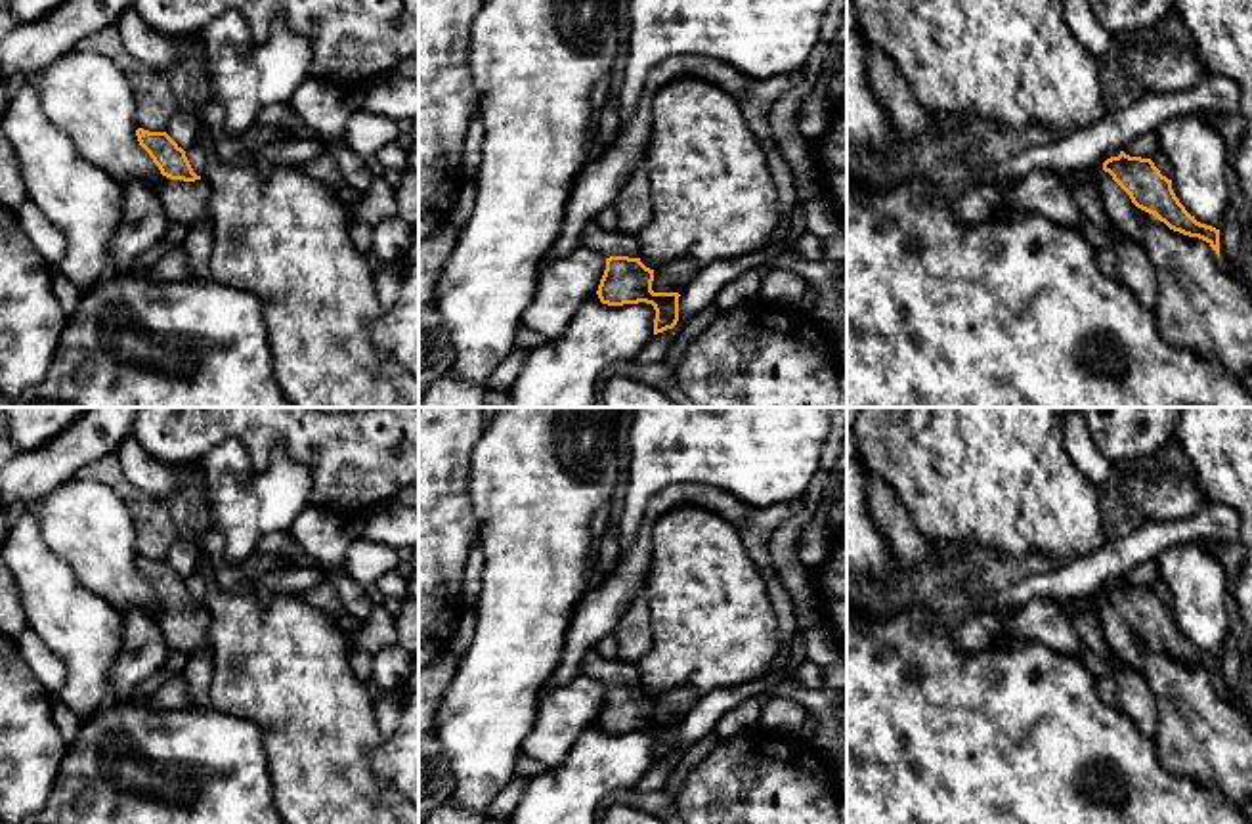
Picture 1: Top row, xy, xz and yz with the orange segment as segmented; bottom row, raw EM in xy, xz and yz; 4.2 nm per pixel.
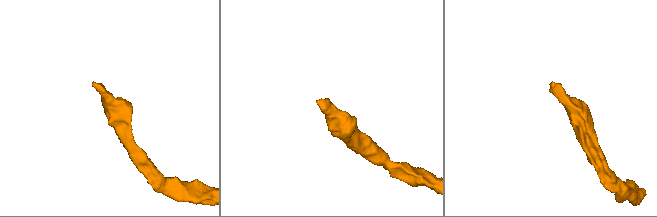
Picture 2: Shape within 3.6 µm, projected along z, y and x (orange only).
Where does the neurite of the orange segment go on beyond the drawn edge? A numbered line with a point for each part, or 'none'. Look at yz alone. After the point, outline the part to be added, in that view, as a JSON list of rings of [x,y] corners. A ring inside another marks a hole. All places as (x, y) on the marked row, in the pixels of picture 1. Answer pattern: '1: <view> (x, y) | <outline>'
1: yz (1117, 205) | [[[1105,170],[1097,174],[1097,189],[1103,201],[1103,212],[1133,243],[1141,245],[1143,220],[1130,195]]]

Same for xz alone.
1: xz (608, 243) | [[[596,222],[589,224],[581,235],[581,245],[606,258],[629,256],[638,258],[638,241],[635,235],[621,231],[606,231]]]

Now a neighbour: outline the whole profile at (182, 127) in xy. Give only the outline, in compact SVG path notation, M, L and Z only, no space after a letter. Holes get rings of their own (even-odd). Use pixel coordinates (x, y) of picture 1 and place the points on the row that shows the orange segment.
M178 109L170 117L164 132L178 143L178 147L187 151L193 145L197 145L199 126L201 126L199 117L193 111Z

